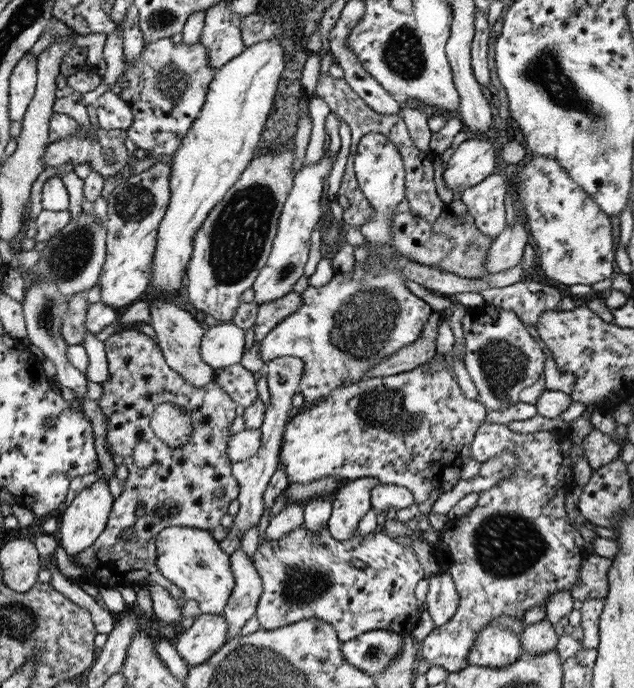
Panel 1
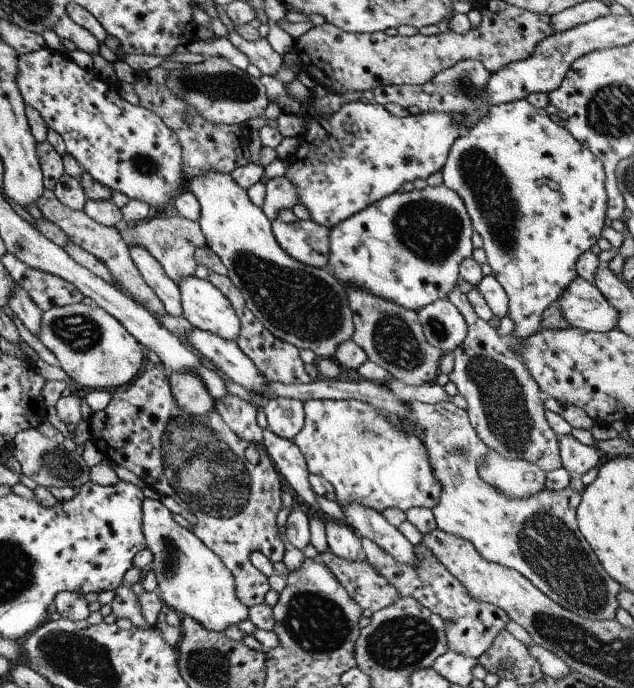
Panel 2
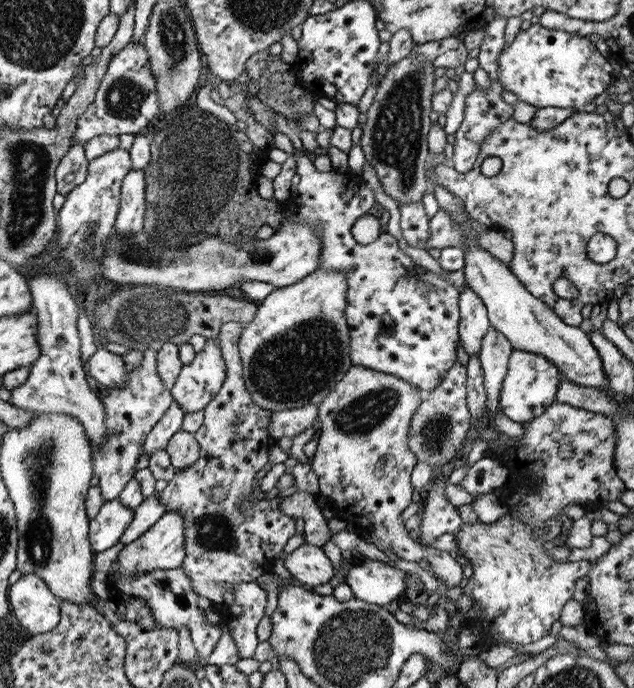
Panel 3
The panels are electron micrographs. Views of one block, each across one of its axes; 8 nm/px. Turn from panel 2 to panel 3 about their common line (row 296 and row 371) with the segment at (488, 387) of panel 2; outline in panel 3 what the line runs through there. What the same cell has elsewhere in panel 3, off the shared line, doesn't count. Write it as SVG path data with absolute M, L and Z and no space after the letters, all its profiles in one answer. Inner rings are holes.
M456 361L441 378L438 386L424 394L408 430L407 450L415 456L415 464L427 462L434 471L435 467L448 464L459 452L465 432L471 424L470 412L466 405L465 384L466 368Z

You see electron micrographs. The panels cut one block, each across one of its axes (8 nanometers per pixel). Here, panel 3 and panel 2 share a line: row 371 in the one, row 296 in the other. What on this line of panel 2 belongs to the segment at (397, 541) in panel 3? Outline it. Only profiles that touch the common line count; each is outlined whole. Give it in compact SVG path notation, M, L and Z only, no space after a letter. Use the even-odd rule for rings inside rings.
M343 286L354 327L350 340L365 352L366 358L382 367L393 379L401 381L403 385L420 386L435 383L442 353L425 341L416 312L405 311L401 306L373 297L363 290Z

